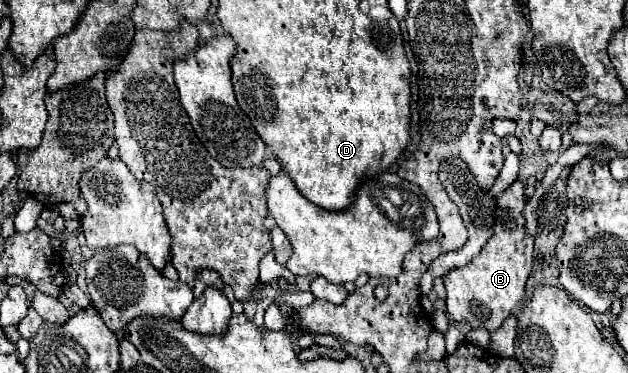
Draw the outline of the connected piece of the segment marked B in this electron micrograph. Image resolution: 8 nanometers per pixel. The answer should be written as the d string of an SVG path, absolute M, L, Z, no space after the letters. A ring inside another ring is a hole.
M514 182L510 184L498 198L496 208L496 224L494 236L488 240L488 246L462 268L454 268L444 276L446 284L446 310L448 316L464 326L466 330L484 328L488 332L496 332L500 324L522 304L526 294L526 280L532 272L532 248L534 238L526 232L526 220L522 216L524 210L524 184ZM480 262L480 266L478 266ZM488 310L500 310L500 320L488 320Z

